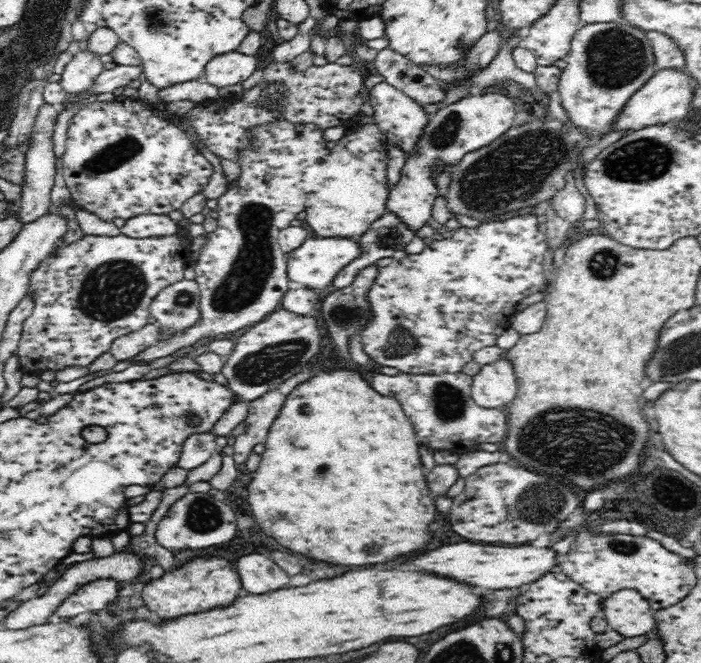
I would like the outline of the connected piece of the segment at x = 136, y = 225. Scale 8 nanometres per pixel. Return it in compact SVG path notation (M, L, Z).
M145 214L126 219L119 229L129 237L147 237L174 234L180 226L181 223L174 221L169 215Z

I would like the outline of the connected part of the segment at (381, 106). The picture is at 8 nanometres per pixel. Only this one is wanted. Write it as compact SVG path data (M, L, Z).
M388 82L369 87L368 102L374 109L372 120L378 123L388 141L398 143L406 155L412 154L414 143L429 119L422 105Z

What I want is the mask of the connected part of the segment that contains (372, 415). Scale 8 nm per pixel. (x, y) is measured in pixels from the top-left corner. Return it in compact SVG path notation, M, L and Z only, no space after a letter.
M328 364L328 366L320 366L312 378L298 383L288 394L280 412L272 421L264 446L264 451L259 454L261 457L258 468L253 475L249 476L247 500L252 509L252 516L258 521L262 532L264 531L267 536L276 536L276 540L288 546L290 550L324 560L324 562L332 562L332 564L362 566L362 564L386 562L398 556L412 554L414 550L420 550L422 544L430 540L430 534L426 528L430 526L430 520L436 516L436 504L434 498L430 498L426 490L426 482L422 476L422 462L418 454L419 443L415 440L414 427L402 409L400 401L392 395L384 395L382 398L382 394L374 390L358 370L350 366L330 366Z

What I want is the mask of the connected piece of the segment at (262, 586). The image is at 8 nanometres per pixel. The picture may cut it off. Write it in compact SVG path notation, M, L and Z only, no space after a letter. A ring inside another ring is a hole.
M246 554L236 562L236 571L240 574L244 590L262 594L278 590L290 582L290 576L276 566L272 557L263 554Z

